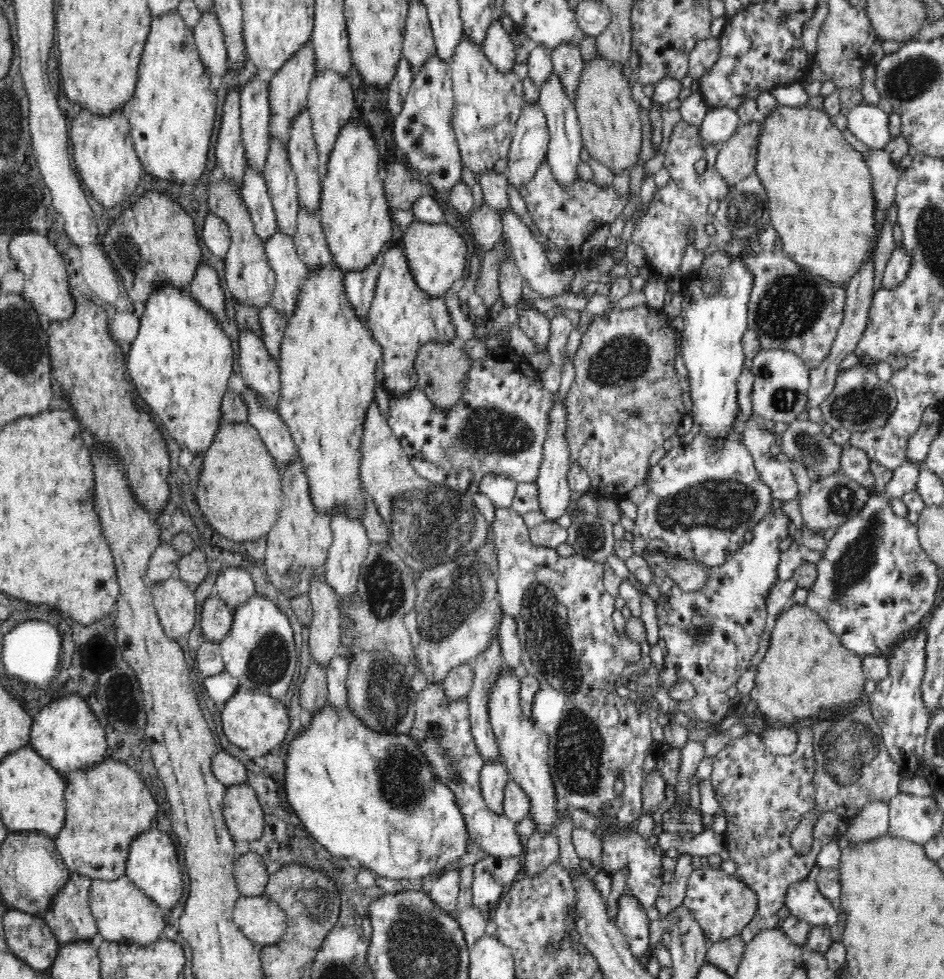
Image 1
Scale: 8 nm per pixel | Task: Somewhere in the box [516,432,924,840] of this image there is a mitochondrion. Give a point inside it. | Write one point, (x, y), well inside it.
(727, 504)

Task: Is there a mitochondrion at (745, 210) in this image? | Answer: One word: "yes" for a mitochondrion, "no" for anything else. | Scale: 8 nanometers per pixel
yes

